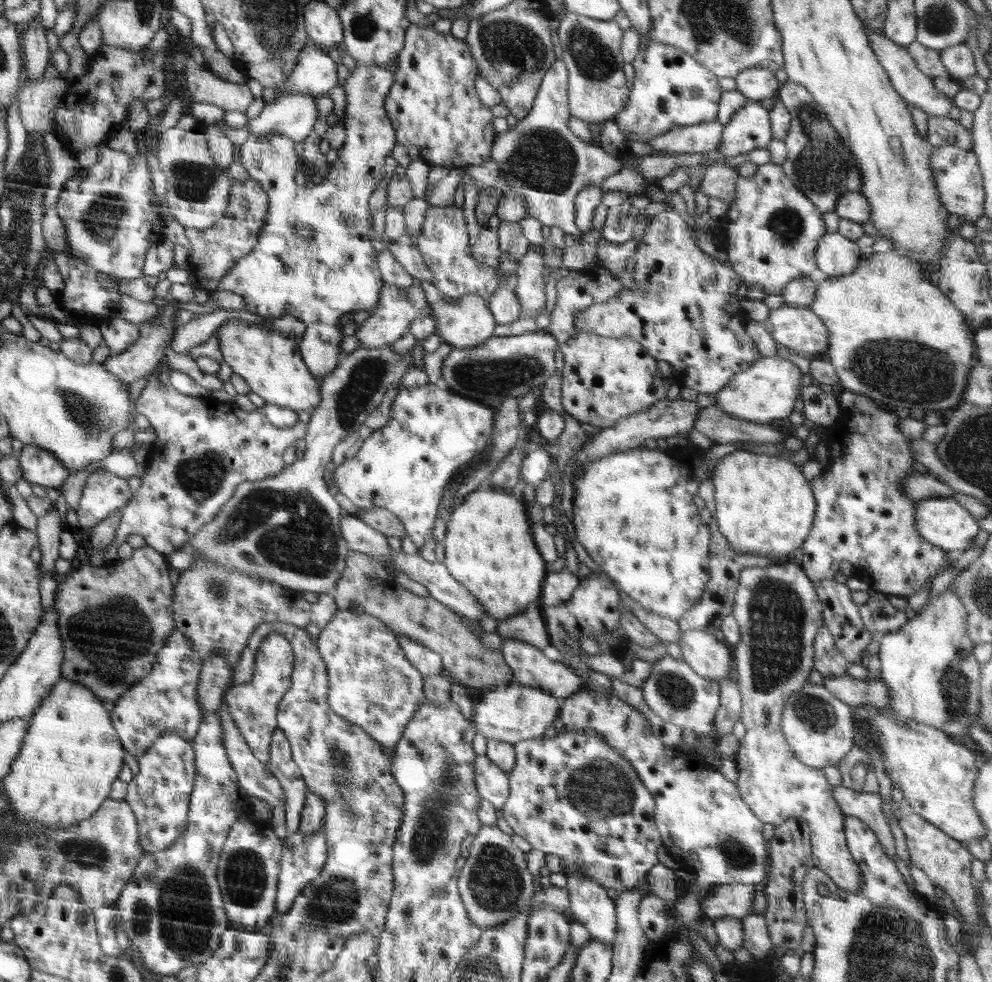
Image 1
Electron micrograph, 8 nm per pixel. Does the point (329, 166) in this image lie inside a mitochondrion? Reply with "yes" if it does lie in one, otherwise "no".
no

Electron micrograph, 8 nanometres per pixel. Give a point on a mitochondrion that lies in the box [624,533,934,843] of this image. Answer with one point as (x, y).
(776, 617)

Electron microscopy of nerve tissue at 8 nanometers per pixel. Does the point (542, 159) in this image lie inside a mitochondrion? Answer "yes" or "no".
yes

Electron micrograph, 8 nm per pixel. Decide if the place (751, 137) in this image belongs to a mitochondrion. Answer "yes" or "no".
no

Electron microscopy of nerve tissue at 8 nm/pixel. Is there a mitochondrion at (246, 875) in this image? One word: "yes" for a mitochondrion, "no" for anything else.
yes

